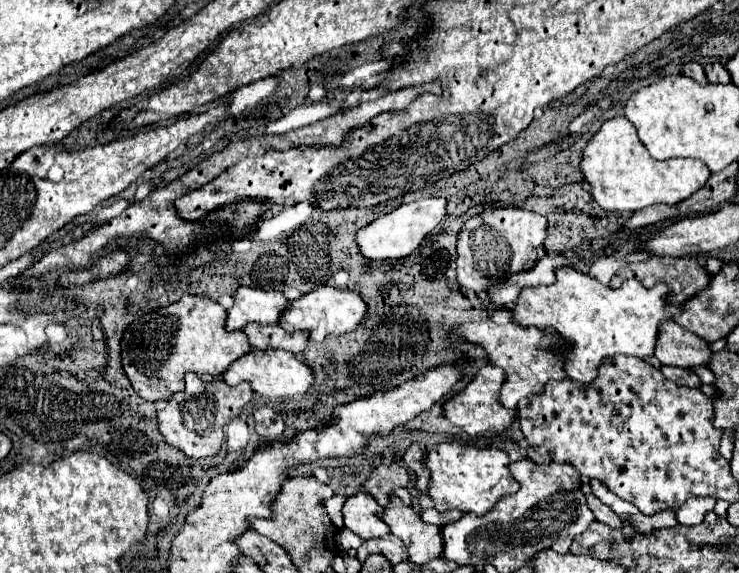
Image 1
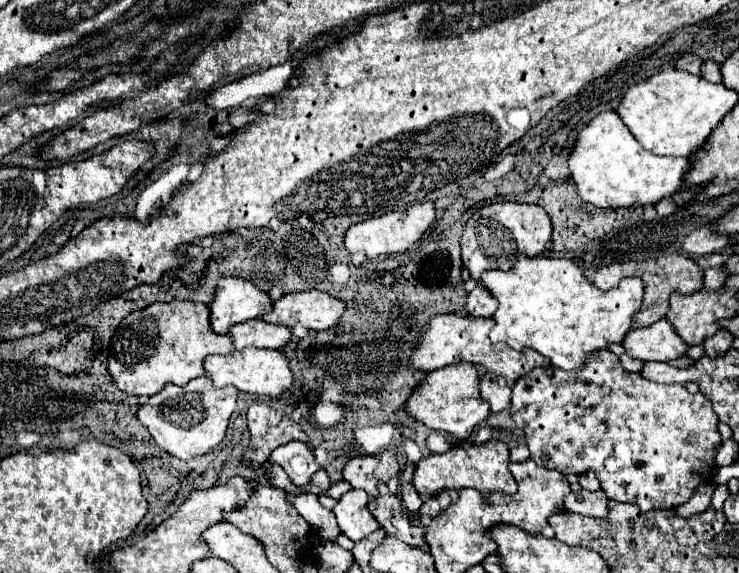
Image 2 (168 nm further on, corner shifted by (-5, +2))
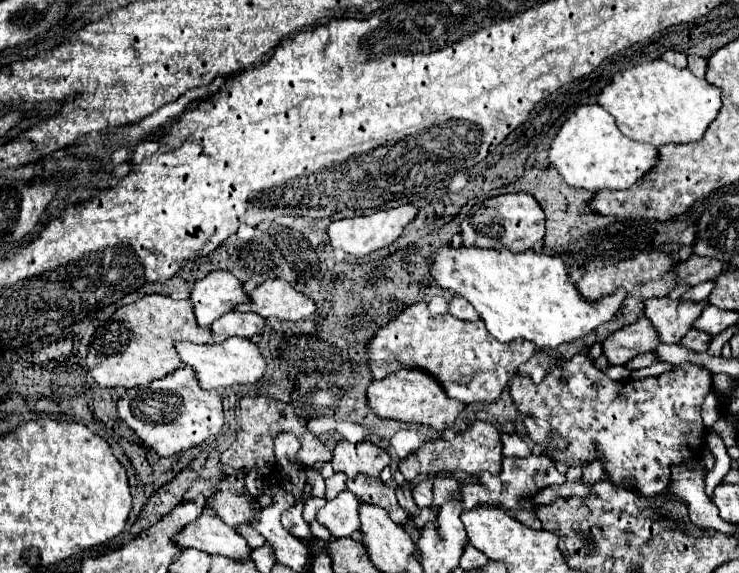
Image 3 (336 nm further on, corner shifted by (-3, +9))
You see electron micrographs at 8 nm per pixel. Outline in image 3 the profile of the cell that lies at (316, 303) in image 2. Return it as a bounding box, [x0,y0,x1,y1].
[237,278,315,320]

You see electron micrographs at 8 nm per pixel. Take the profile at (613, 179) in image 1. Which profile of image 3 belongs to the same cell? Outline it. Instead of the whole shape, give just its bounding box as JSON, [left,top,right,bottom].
[549,104,659,192]

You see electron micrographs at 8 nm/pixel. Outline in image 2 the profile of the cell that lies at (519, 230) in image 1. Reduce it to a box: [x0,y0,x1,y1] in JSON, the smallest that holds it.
[461,203,551,279]

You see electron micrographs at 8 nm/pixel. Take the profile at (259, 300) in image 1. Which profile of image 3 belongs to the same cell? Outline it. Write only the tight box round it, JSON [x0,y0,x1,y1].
[191,270,247,326]

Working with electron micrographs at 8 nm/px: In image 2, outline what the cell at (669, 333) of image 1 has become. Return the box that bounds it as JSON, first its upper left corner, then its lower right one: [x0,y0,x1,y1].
[623,319,689,363]

